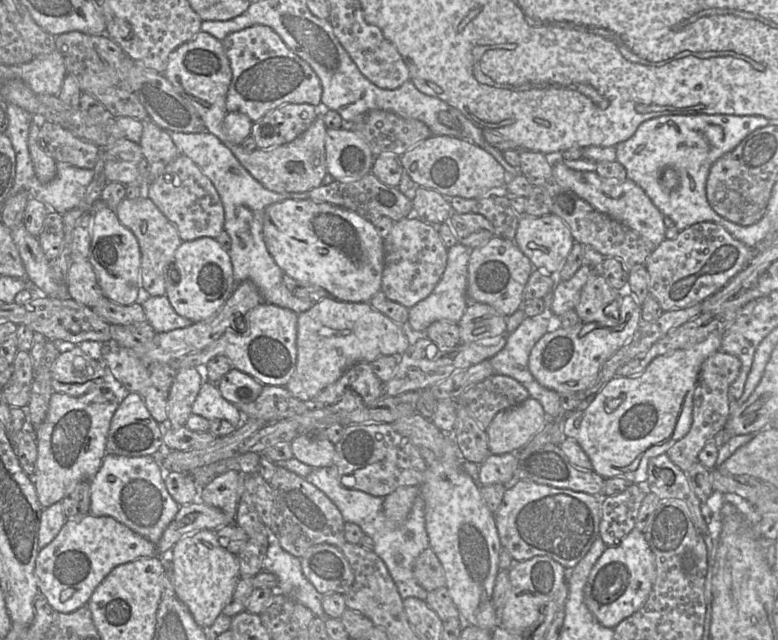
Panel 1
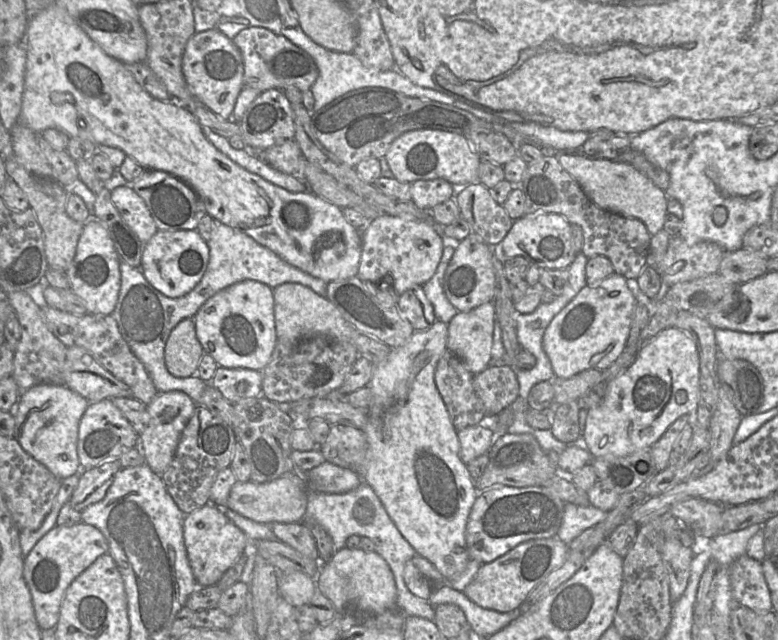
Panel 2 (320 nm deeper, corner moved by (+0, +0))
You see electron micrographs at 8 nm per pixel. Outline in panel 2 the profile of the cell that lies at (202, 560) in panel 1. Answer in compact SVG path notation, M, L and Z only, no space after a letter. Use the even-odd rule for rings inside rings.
M205 504L186 515L183 528L189 563L198 585L202 587L216 585L251 543L220 508L211 504Z

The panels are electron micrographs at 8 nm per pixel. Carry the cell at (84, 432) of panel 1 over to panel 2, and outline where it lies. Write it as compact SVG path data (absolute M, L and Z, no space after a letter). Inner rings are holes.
M39 384L22 392L14 409L16 440L61 481L82 473L77 454L78 427L89 401L65 385Z

